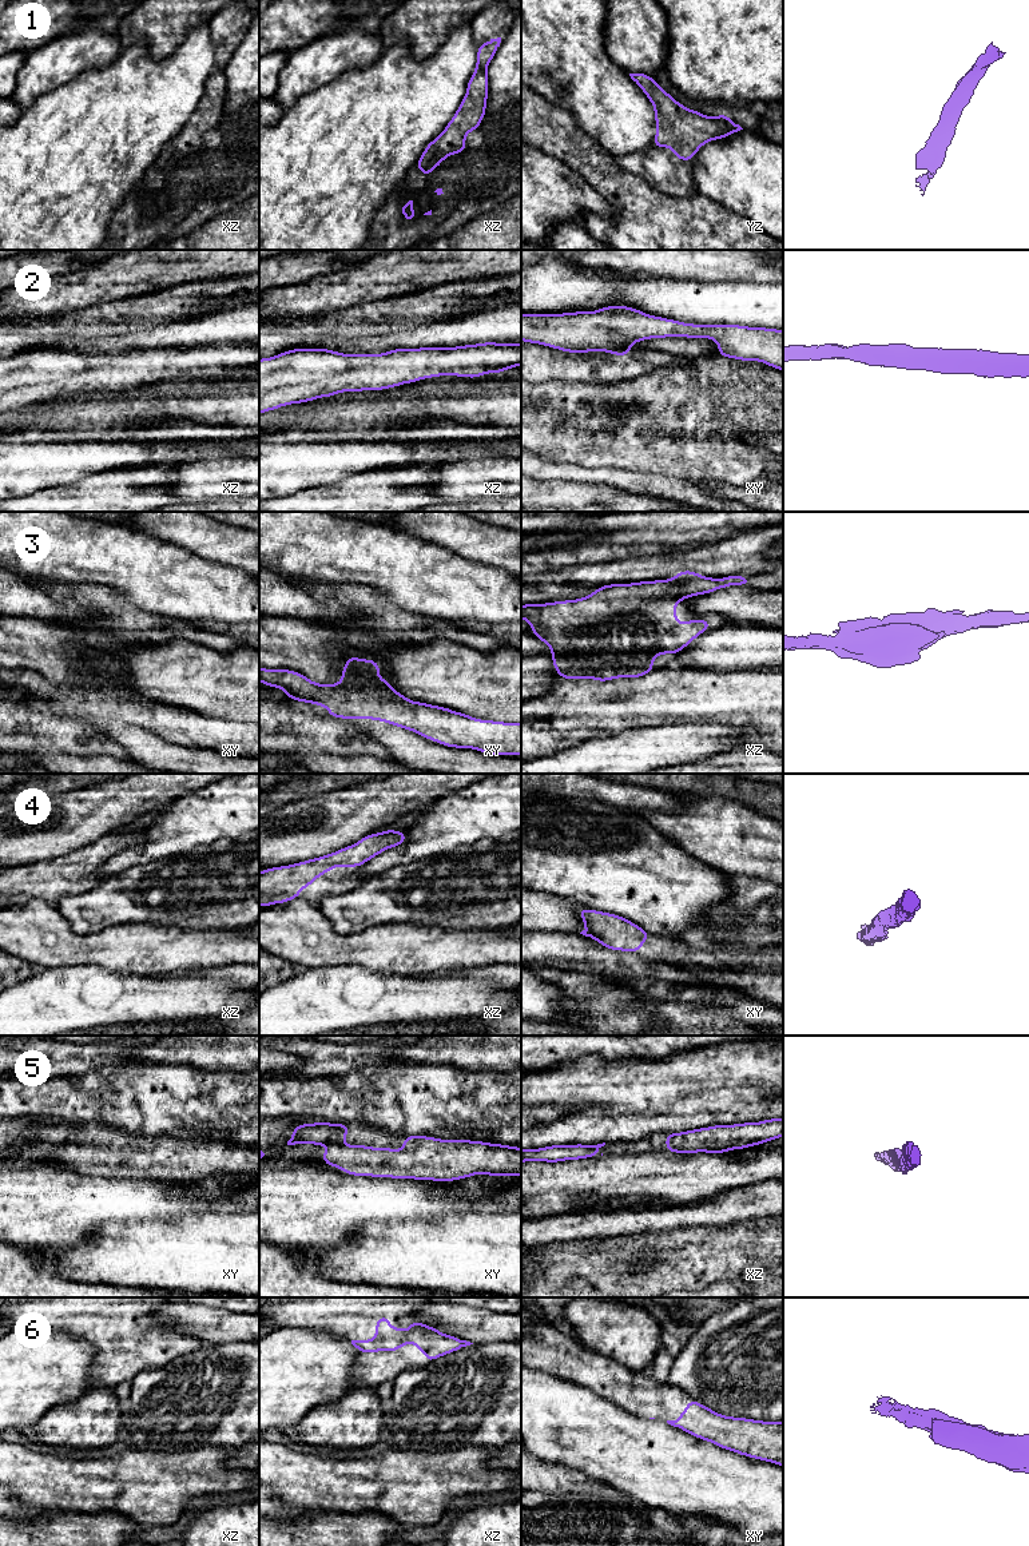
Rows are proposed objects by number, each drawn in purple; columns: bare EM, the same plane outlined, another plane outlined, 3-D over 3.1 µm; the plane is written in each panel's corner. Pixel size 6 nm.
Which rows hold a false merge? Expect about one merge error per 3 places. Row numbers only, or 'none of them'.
none of them

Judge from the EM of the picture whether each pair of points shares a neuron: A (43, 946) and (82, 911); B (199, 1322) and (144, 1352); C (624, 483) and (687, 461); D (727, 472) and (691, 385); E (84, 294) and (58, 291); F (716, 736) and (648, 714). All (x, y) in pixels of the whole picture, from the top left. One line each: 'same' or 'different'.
A: different
B: different
C: different
D: same
E: same
F: different

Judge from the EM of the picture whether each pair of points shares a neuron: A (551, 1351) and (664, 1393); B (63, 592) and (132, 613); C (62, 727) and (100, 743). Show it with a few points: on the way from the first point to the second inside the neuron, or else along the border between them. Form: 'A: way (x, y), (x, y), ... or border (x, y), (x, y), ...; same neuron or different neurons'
A: way (579, 1364), (628, 1390), (636, 1391); same neuron
B: way (80, 592), (115, 613); same neuron
C: way (71, 735), (91, 742); same neuron

